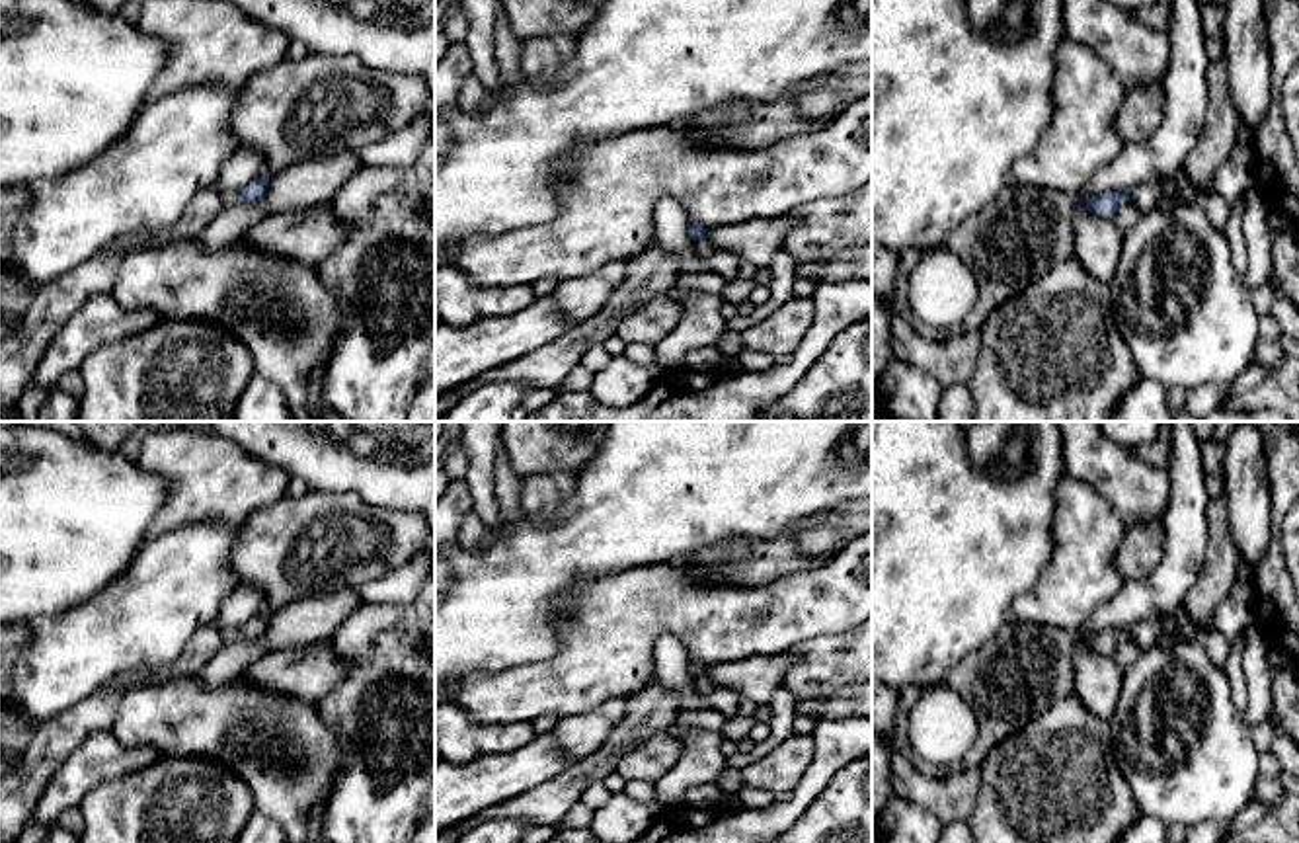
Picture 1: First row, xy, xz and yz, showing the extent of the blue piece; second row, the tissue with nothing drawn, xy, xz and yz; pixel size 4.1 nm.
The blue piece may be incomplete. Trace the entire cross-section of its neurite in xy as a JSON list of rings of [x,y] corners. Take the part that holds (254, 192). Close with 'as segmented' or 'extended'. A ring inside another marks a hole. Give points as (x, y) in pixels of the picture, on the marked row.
[[[261,176],[254,181],[250,181],[238,195],[236,199],[244,203],[261,203],[267,195],[267,185],[269,185],[269,176]]]; as segmented

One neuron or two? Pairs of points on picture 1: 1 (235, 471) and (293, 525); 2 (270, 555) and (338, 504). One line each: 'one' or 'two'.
1: two
2: one

